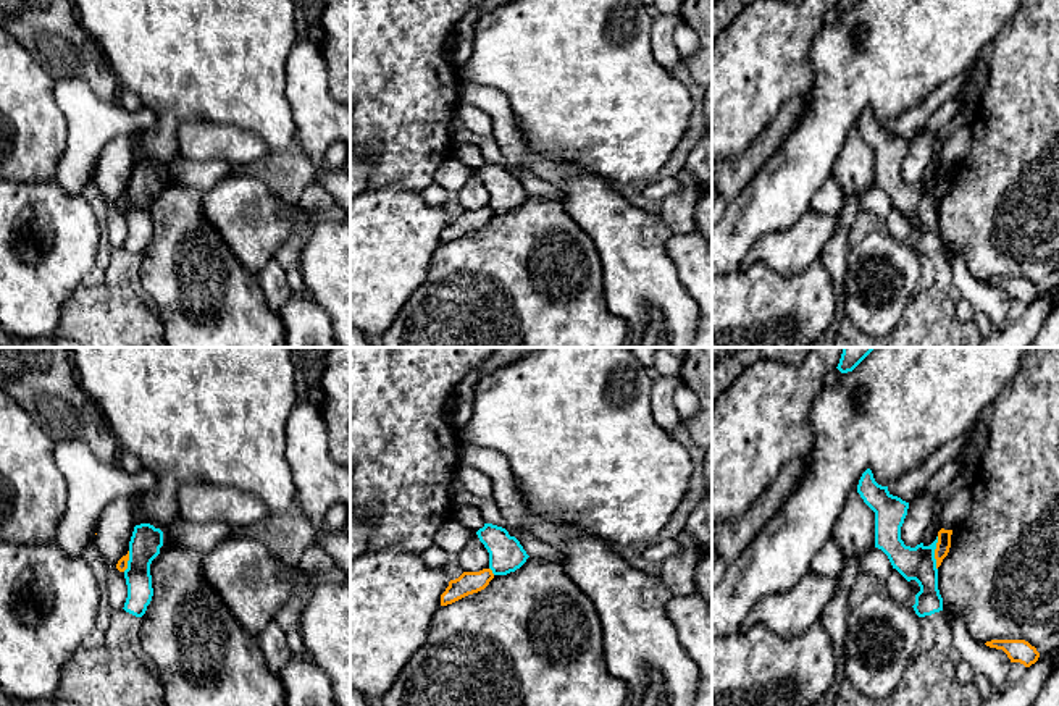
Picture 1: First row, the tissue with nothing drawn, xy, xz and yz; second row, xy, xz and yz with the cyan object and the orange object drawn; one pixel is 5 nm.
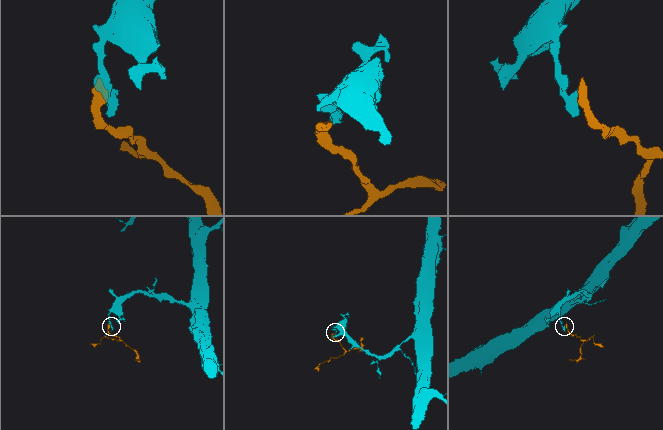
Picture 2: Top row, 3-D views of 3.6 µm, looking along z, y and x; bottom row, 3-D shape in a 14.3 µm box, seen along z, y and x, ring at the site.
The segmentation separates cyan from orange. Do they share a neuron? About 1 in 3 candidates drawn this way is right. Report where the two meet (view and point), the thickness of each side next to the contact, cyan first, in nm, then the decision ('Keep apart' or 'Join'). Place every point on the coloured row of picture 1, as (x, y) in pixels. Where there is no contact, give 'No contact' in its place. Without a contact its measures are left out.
Touches cyan at yz (933, 553). Thickness 170 nm (cyan) against 70 nm. Keep apart

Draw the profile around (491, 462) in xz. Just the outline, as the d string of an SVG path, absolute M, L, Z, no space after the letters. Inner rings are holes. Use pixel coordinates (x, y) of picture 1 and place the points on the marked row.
M465 439L460 441L457 451L458 467L470 465L486 473L494 483L494 501L497 502L507 532L515 536L520 530L526 530L526 504L517 491L515 477L507 459L496 449L484 449Z

